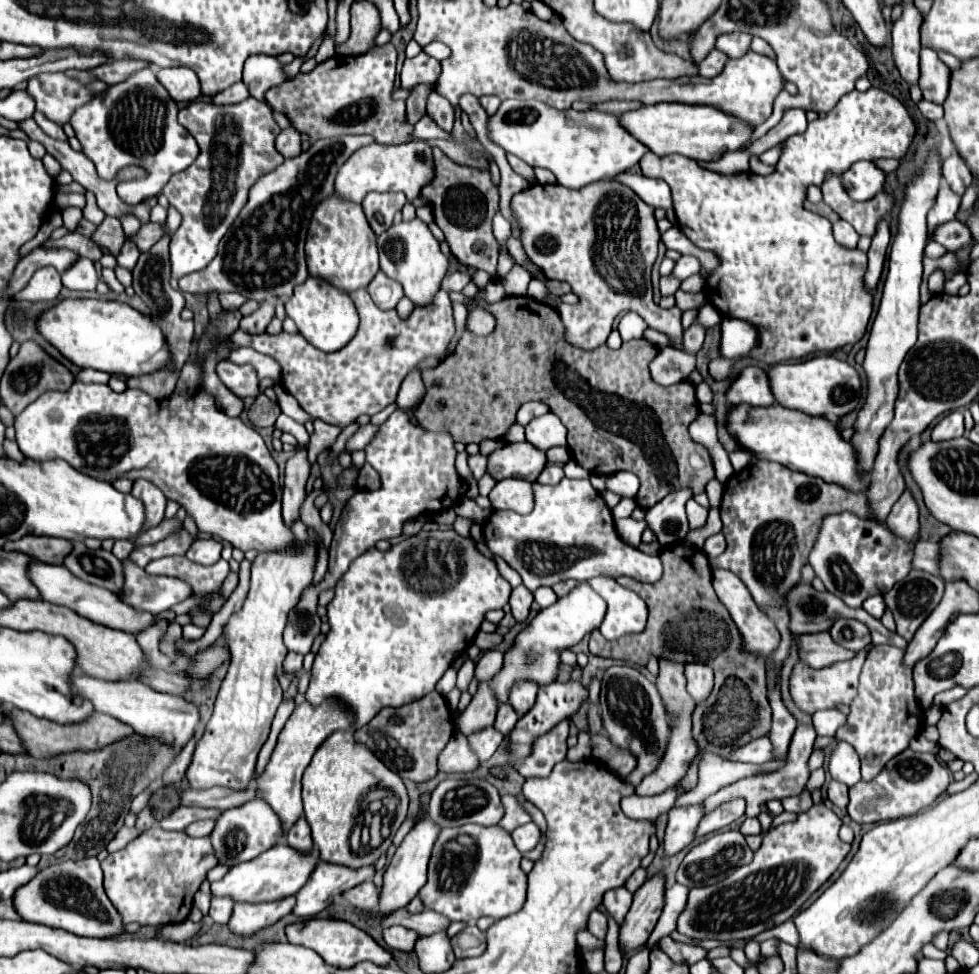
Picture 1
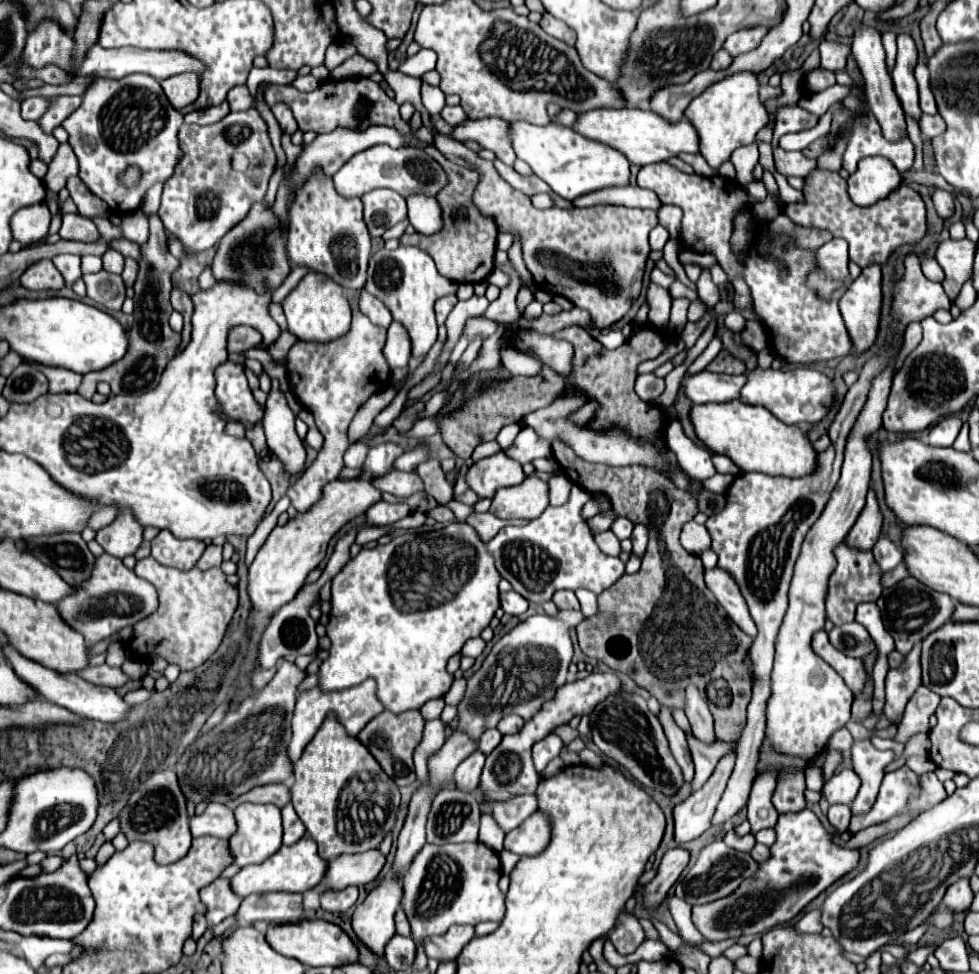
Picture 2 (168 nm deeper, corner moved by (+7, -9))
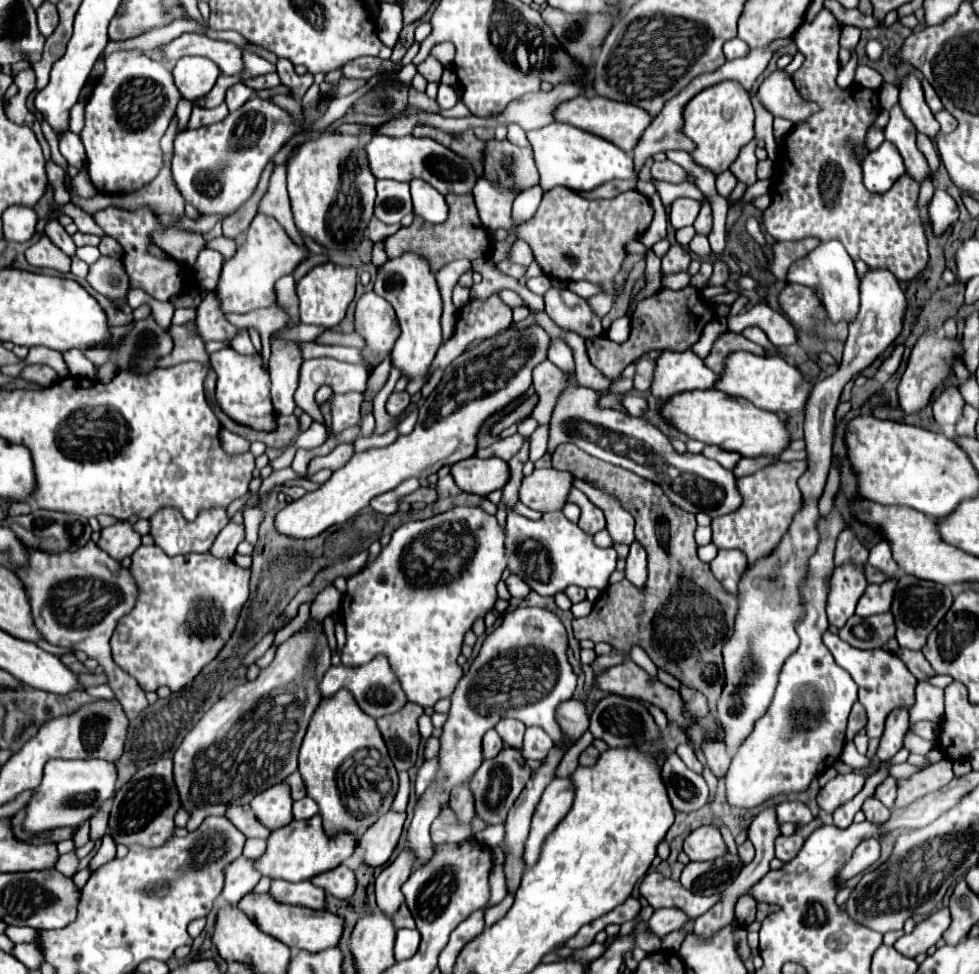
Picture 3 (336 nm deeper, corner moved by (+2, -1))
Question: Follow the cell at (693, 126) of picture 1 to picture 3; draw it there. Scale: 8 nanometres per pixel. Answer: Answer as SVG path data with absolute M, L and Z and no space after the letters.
M579 95L571 101L565 101L563 105L557 107L555 111L555 121L561 123L569 123L573 127L579 127L583 131L589 131L593 135L599 135L611 143L615 143L617 147L621 147L627 153L633 153L635 145L639 143L639 137L643 135L643 131L647 129L647 125L651 125L651 115L631 103L623 103L623 101L611 101L607 97L601 95L593 95L591 99L585 95Z

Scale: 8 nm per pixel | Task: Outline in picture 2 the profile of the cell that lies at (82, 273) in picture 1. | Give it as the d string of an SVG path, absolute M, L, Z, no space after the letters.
M56 255L54 259L54 265L56 269L64 275L66 279L66 287L72 287L72 283L82 277L82 271L80 271L80 257L78 255Z

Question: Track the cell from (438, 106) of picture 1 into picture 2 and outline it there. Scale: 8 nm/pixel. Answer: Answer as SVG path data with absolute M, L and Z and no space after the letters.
M422 81L422 105L426 107L428 113L440 113L442 107L446 105L444 103L444 93L440 87L432 87L428 83Z

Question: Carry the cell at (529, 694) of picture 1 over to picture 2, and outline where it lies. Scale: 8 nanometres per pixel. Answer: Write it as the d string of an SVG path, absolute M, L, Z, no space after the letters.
M508 715L508 717L504 717L504 719L498 723L496 729L498 729L502 735L514 735L514 733L518 733L522 727L524 727L524 721L522 721L518 715Z

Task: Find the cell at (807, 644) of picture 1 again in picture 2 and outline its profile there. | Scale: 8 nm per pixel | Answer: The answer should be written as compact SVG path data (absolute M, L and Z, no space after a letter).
M818 631L812 639L812 647L814 651L830 665L838 671L840 677L844 677L846 685L854 691L854 693L862 693L866 681L868 681L868 673L864 669L864 661L848 657L844 653L840 653L836 647L832 647L832 643L828 641L826 631Z

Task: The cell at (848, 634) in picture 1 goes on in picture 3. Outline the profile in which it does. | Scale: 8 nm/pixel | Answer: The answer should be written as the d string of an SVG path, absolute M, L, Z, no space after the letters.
M881 613L873 617L853 615L845 627L839 629L839 637L857 649L879 649L895 635L895 621L891 613Z

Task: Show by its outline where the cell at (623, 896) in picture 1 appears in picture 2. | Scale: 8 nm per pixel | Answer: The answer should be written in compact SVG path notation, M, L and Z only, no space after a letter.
M622 911L614 931L610 933L610 941L614 943L616 951L626 957L626 955L634 953L646 939L648 937L646 937L644 929L640 927L638 919L634 915L628 915L626 911Z

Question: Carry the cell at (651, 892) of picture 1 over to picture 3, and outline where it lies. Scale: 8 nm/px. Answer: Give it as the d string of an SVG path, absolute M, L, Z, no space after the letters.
M705 825L687 835L683 851L691 861L711 861L715 857L721 857L727 851L727 847L717 827Z

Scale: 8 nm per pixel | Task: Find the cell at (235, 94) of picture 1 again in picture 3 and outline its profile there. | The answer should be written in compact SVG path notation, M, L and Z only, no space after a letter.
M225 103L223 105L217 105L215 109L199 109L199 107L193 107L191 119L189 119L189 129L195 129L199 125L209 125L209 123L219 123L227 115L229 115L229 109L227 109Z

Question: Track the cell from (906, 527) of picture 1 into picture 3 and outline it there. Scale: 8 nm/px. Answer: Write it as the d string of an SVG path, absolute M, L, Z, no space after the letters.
M881 541L879 545L875 545L869 553L869 563L877 569L883 569L885 575L895 575L897 573L897 561L893 559L891 553L891 545L887 541Z

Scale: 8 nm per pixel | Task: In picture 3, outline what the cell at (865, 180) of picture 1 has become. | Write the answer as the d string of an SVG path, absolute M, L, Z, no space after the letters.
M883 141L877 151L865 155L863 161L863 185L871 193L885 193L905 173L903 157L893 143Z

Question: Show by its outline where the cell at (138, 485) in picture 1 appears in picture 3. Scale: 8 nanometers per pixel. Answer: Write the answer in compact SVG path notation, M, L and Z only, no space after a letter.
M117 521L115 525L101 531L101 539L97 545L113 559L121 561L127 555L133 555L133 551L141 545L141 535L129 521Z

